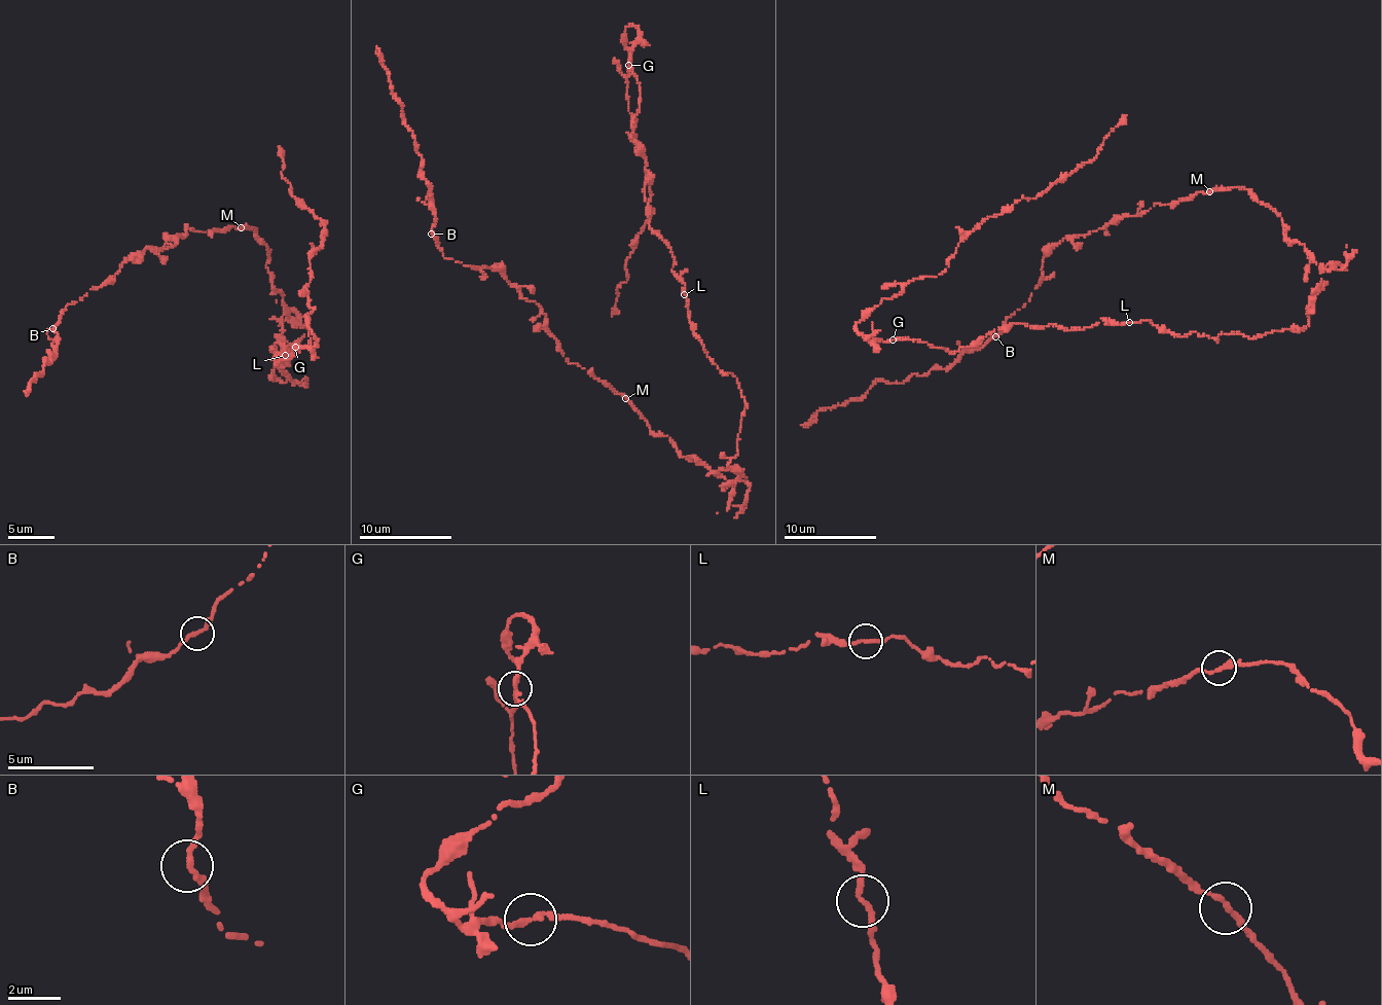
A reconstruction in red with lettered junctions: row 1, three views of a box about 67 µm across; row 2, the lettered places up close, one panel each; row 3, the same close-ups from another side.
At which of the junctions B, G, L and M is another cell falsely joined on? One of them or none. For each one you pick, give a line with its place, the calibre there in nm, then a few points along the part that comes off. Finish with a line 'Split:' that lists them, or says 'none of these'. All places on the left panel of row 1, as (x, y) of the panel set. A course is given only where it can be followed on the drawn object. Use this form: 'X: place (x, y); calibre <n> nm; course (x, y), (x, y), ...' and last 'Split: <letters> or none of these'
Split: none of these

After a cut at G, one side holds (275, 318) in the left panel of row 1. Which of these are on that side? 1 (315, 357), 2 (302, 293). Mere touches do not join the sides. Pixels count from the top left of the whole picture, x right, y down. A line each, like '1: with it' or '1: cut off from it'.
1: cut off from it
2: cut off from it

